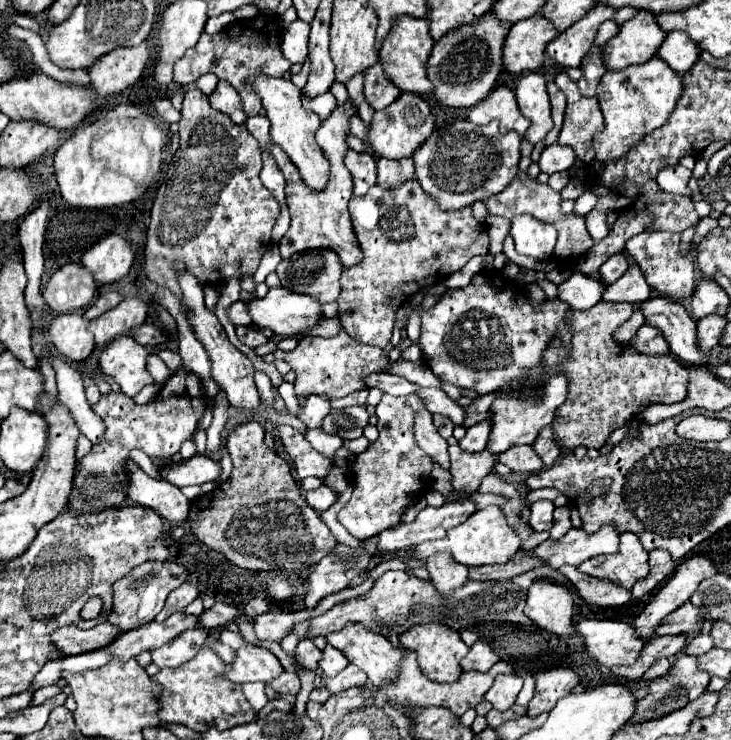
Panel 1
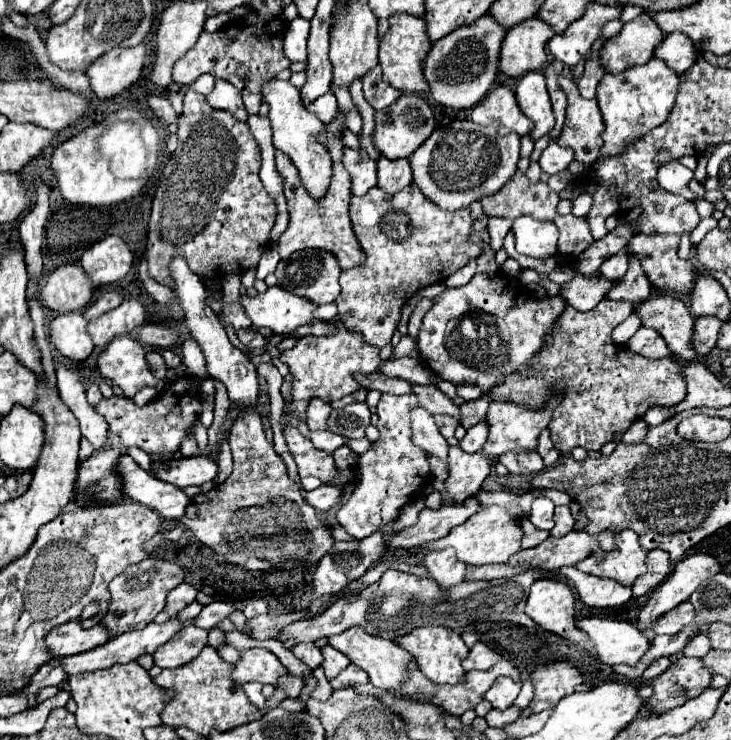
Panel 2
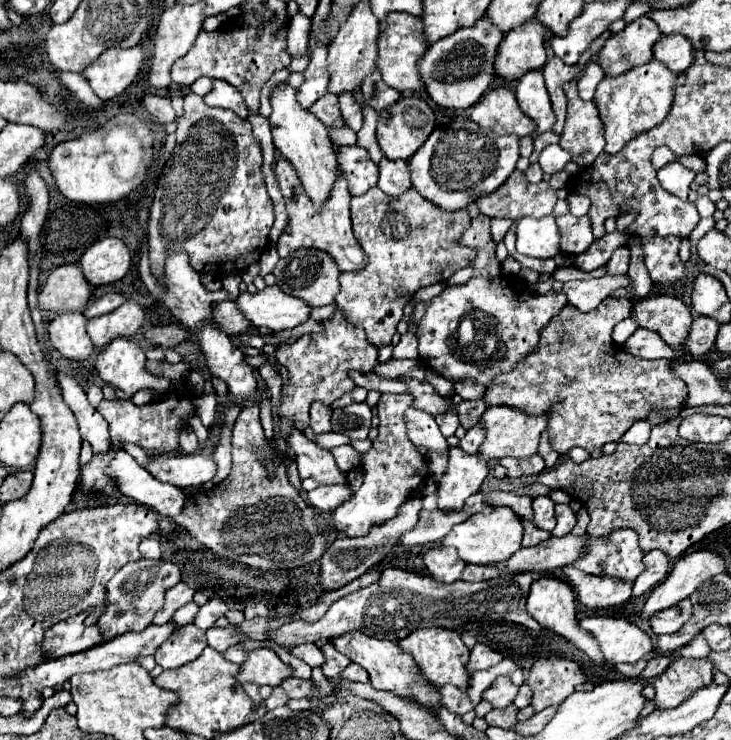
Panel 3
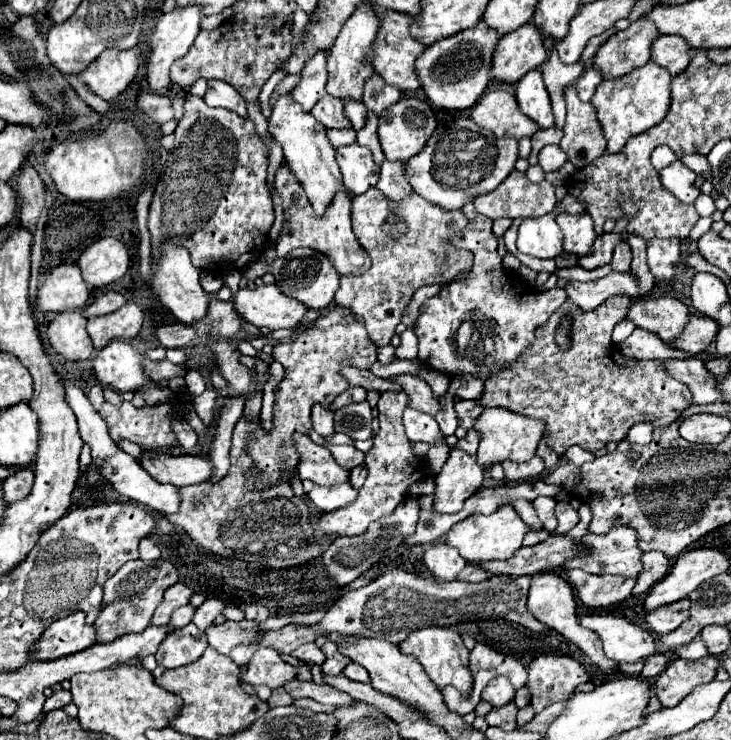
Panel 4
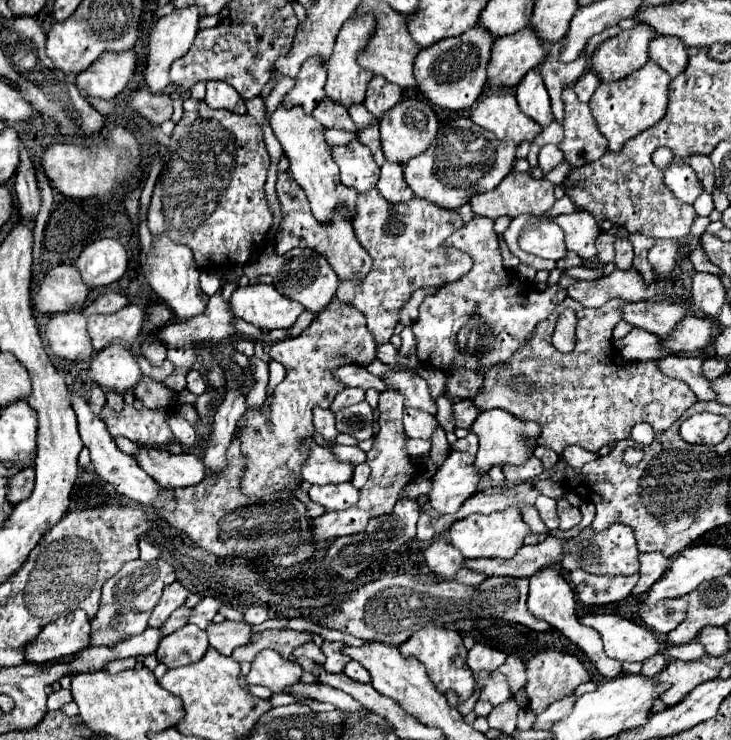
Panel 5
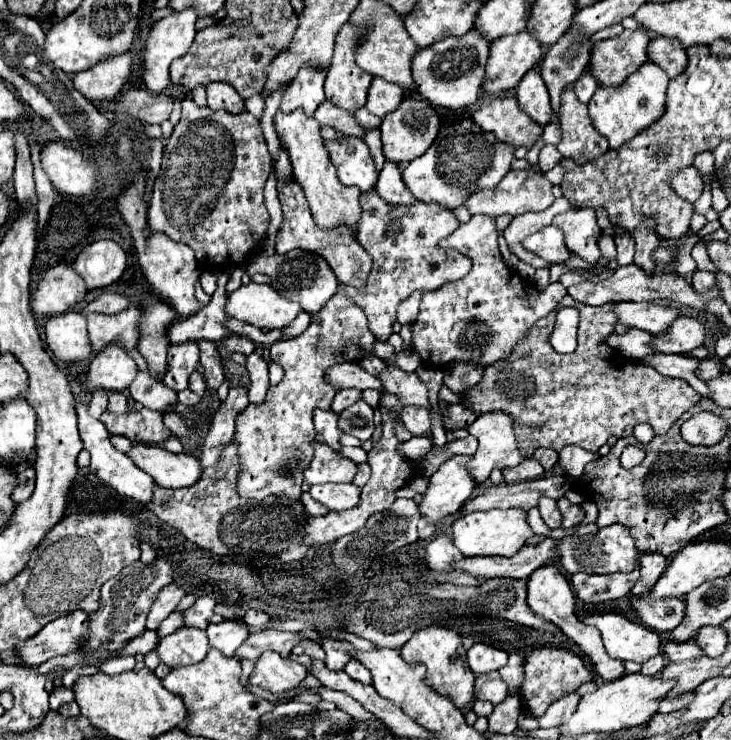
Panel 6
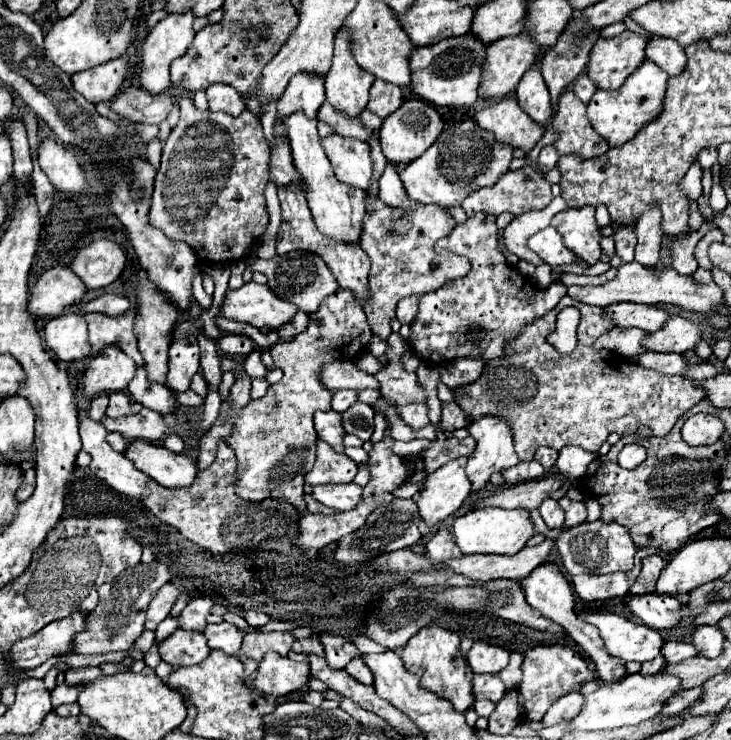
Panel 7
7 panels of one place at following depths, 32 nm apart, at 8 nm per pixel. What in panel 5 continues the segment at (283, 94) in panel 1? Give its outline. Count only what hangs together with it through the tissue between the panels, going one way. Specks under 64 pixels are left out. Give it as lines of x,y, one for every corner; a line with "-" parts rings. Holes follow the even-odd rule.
280,106
274,114
272,114
272,130
278,136
284,154
290,160
290,174
292,178
302,186
302,190
306,192
306,198
312,206
312,214
320,224
328,224
338,208
346,208
348,220
356,218
356,198
358,192
354,188
346,188
344,184
340,184
340,176
338,176
338,168
332,160
332,152
328,142
324,140
324,126
314,120
312,116
306,116
302,108
290,108
286,110
284,106

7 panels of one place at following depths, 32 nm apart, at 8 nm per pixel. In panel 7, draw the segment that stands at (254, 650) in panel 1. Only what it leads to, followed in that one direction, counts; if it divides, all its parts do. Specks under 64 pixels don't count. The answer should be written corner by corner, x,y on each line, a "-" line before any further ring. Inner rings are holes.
268,652
260,662
258,676
252,684
264,694
284,700
286,696
302,690
310,676
310,662
292,662
290,658
276,656
276,652

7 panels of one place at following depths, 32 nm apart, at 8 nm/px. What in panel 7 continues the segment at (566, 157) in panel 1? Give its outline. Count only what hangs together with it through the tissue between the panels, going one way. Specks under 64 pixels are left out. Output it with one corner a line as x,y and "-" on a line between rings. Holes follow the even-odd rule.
544,146
544,148
540,150
540,156
538,156
538,168
546,174
548,170
552,170
552,168
556,166
558,158
560,158
560,154
556,152
554,146

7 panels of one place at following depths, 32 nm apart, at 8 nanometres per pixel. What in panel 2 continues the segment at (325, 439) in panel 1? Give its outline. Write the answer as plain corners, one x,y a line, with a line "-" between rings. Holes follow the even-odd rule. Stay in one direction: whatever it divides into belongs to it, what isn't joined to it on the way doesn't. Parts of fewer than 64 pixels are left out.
312,432
310,440
312,440
312,444
314,444
316,448
326,450
328,454
332,454
336,448
340,448
340,446
344,446
344,444
348,442
344,436
332,434
332,432

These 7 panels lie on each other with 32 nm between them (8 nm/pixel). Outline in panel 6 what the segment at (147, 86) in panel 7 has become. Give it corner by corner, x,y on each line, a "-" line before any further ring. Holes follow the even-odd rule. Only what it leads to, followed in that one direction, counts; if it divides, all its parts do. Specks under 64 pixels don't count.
186,8
182,12
172,12
170,16
158,20
152,26
148,40
146,40
146,46
144,46
144,72
142,72
142,82
150,92
160,94
170,84
168,68
170,68
172,60
176,60
188,52
188,48
196,36
196,30
194,30
196,18
198,18
196,12
192,8

